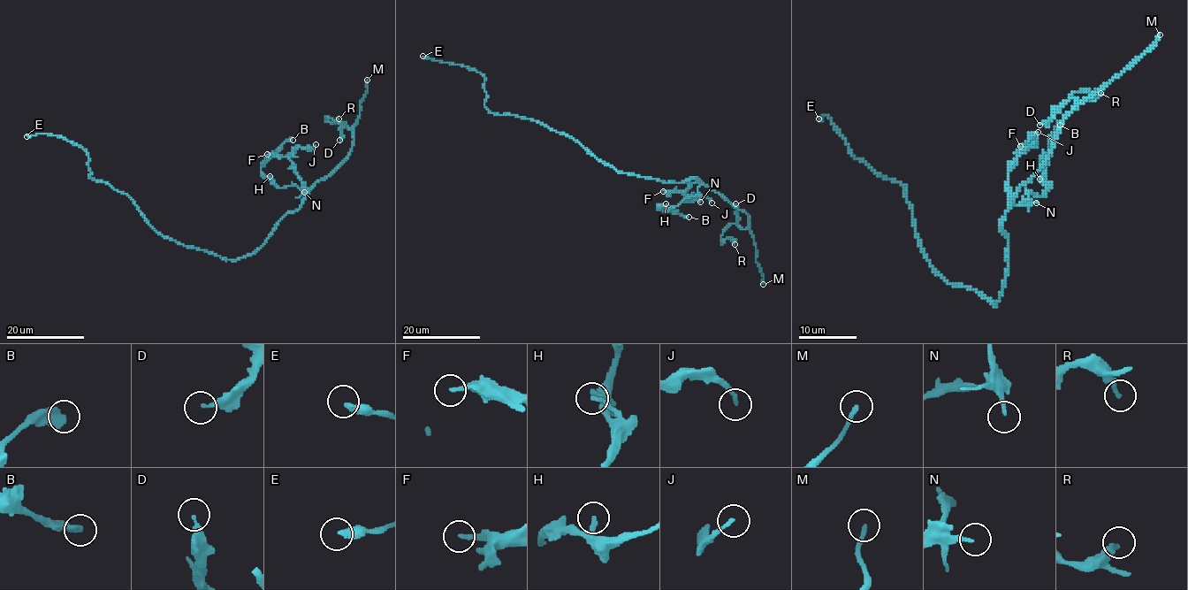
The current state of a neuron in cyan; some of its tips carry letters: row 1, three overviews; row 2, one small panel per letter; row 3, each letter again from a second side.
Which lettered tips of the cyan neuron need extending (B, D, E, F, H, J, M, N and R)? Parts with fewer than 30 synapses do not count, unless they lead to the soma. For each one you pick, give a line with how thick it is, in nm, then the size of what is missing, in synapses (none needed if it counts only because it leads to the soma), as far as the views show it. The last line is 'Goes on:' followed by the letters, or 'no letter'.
M: calibre 200 nm; 160 synapses
Goes on: M

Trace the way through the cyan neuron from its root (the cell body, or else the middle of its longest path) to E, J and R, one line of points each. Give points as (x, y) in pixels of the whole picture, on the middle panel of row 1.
E: (618, 172), (597, 160), (579, 142), (537, 121), (491, 113), (484, 105), (484, 78), (480, 72), (422, 56)
J: (618, 172), (665, 182), (696, 179), (703, 184), (694, 182), (685, 193), (690, 197), (708, 197), (712, 203)
R: (618, 172), (665, 182), (696, 179), (750, 217), (746, 227), (731, 224), (723, 232), (721, 238), (734, 244)

